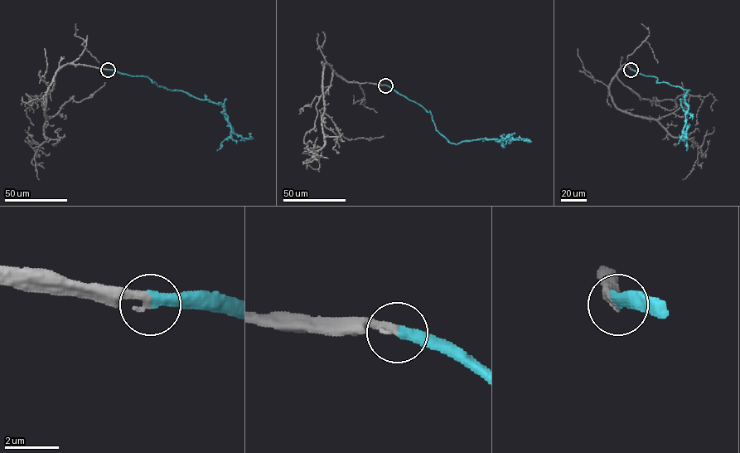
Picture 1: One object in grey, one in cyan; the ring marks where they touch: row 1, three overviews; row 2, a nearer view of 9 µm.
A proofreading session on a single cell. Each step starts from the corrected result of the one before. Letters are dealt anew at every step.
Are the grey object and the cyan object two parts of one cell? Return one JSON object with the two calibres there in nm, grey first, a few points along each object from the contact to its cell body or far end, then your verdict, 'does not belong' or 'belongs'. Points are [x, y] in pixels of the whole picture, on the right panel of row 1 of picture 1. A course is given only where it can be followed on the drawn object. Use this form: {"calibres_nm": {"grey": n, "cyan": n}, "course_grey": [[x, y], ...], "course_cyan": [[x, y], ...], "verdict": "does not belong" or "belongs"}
{"calibres_nm": {"grey": 320, "cyan": 440}, "course_grey": [[631, 70], [626, 64], [610, 85], [613, 103], [694, 143], [698, 159], [683, 180]], "course_cyan": [[631, 70], [655, 76], [656, 82], [689, 90], [684, 99], [689, 106], [683, 133], [686, 150]], "verdict": "belongs"}

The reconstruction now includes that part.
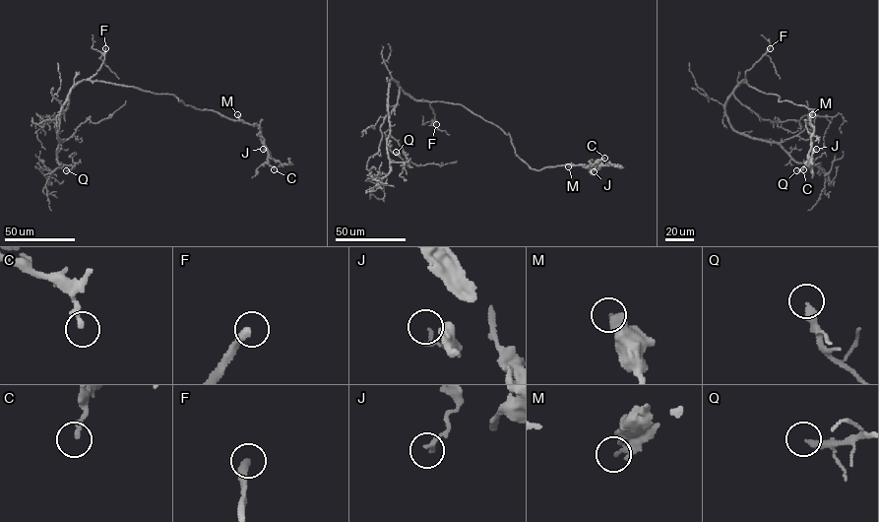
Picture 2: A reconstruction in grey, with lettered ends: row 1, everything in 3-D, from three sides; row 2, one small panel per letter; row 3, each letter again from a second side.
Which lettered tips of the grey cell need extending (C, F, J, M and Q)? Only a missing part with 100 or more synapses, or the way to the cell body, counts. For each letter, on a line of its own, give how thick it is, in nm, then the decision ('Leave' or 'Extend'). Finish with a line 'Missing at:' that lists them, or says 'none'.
C: Thickness 240 nm. Leave
F: Thickness 300 nm. Extend
J: Thickness 190 nm. Leave
M: Thickness 280 nm. Leave
Q: Thickness 320 nm. Leave
Missing at: F

